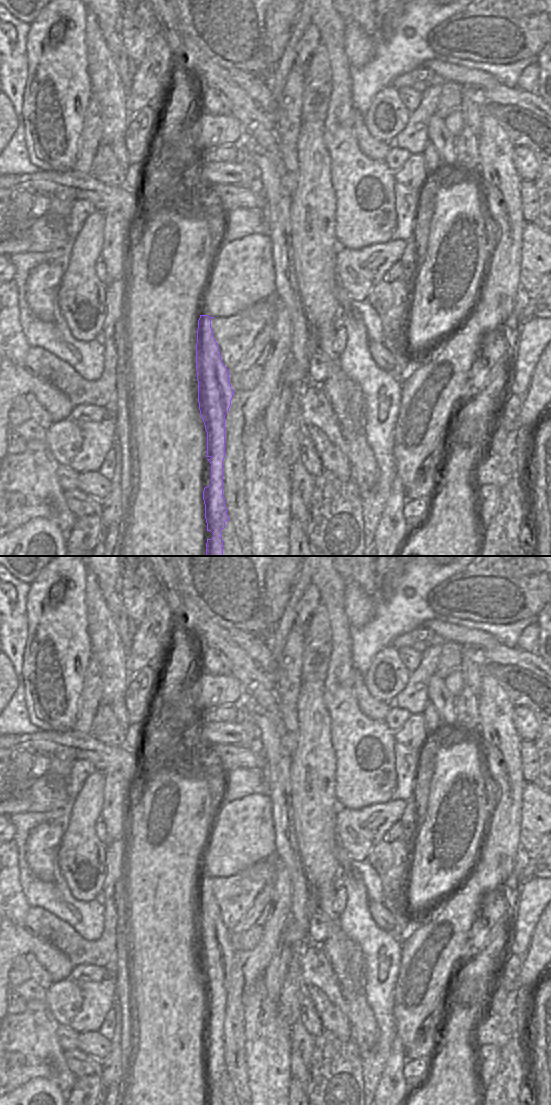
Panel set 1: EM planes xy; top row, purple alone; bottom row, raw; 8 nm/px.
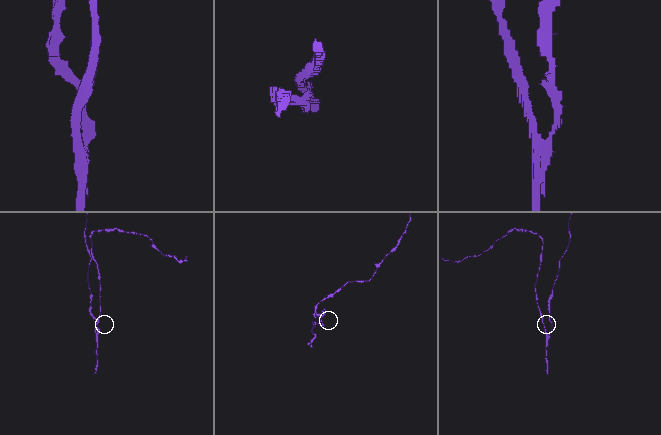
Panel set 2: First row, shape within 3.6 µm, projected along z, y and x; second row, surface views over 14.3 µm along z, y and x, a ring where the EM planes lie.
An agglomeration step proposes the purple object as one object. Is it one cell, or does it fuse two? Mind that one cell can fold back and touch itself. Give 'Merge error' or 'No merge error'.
Merge error.

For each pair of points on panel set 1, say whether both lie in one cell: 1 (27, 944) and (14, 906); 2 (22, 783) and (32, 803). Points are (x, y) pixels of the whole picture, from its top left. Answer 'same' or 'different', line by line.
1: different
2: different

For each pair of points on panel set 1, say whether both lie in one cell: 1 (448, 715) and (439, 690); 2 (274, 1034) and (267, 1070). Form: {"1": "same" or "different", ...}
{"1": "same", "2": "same"}

